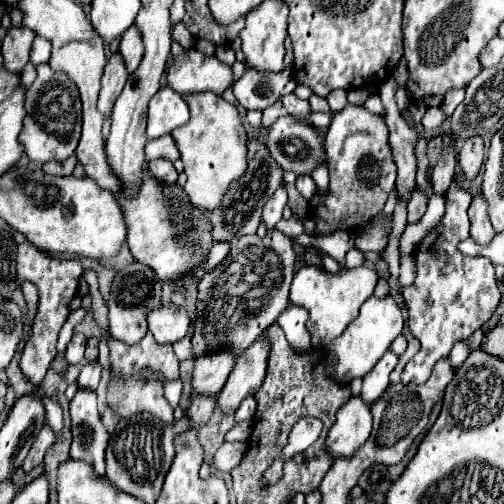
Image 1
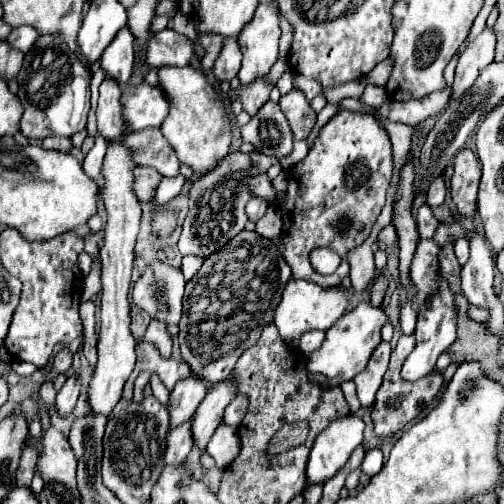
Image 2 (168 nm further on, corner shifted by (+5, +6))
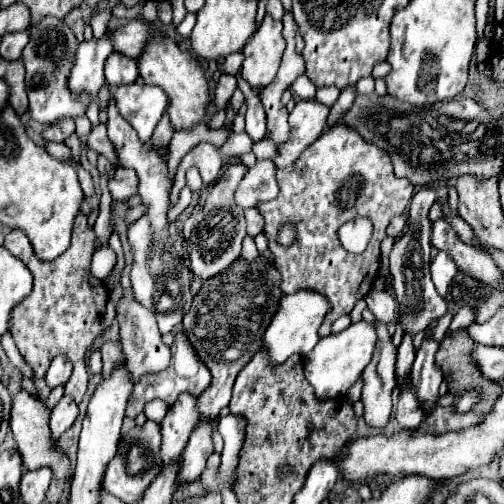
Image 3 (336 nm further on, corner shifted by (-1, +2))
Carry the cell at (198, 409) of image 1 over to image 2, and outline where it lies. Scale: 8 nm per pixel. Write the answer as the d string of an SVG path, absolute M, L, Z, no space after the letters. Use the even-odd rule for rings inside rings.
M184 422L182 426L174 428L168 432L168 444L166 444L166 454L164 454L164 464L168 466L180 466L188 452L192 450L192 432L190 432L190 422Z

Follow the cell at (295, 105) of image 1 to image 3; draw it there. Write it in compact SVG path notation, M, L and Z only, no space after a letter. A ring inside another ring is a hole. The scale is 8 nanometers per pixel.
M302 100L294 106L294 110L290 112L290 128L292 128L290 140L288 140L288 146L280 146L280 150L278 150L280 156L274 160L276 168L290 168L296 162L296 158L302 154L302 150L320 138L320 134L326 128L326 116L328 116L328 108L320 106L320 102L316 102L316 100Z

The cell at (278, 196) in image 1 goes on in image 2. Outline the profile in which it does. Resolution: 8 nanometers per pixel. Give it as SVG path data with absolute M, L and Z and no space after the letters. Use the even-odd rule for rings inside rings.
M252 198L246 204L246 214L248 214L248 220L252 220L252 222L258 222L266 210L268 210L268 202L262 198Z

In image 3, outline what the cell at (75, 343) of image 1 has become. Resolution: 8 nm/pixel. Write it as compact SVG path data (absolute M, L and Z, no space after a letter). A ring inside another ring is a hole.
M56 356L46 372L46 384L50 388L64 386L68 382L70 374L72 374L72 362L68 362L68 358L64 358L64 356Z

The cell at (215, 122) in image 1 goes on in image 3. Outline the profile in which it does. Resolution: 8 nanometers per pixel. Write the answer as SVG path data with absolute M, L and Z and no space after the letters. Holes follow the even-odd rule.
M156 34L150 42L150 48L144 50L144 58L138 60L140 76L146 84L160 86L168 98L168 116L174 132L180 130L192 130L194 126L206 122L208 118L208 104L210 104L210 90L208 80L204 76L204 68L198 64L198 60L190 52L180 52L174 40L170 40L164 34Z

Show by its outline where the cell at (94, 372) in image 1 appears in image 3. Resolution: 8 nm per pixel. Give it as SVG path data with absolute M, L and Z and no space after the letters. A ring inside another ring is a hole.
M64 396L54 408L50 416L50 428L52 428L52 438L58 440L78 418L78 404L74 402L72 396Z

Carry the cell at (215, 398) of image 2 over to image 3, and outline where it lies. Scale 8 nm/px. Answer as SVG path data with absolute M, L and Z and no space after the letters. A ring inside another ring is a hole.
M218 418L202 420L190 434L190 440L182 452L182 462L180 462L180 474L178 474L180 486L184 486L186 482L198 478L202 474L202 470L206 466L206 458L214 452L212 432L216 428L218 428Z

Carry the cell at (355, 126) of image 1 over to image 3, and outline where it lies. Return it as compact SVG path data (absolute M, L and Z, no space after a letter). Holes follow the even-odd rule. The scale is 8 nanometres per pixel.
M344 122L326 130L300 154L292 168L278 170L276 180L280 186L278 198L258 204L266 222L264 234L268 236L268 248L282 274L284 294L308 288L330 298L332 312L324 326L320 326L320 336L328 336L330 324L338 316L350 314L356 302L370 292L380 270L380 242L386 238L386 226L408 208L414 186L394 176L386 150L372 146L356 130L344 126ZM358 216L370 218L374 232L362 254L350 254L338 240L338 228ZM286 222L296 226L296 240L290 246L280 246L276 238Z

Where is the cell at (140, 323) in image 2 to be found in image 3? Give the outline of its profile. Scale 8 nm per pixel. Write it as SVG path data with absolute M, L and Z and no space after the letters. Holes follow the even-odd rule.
M120 300L118 308L116 308L116 318L120 322L120 342L122 342L122 350L126 354L126 366L130 370L134 382L146 372L164 370L170 362L170 348L166 348L162 344L162 336L158 332L154 314L136 300Z

